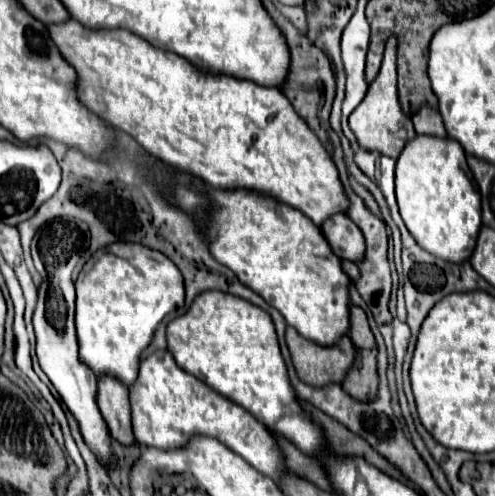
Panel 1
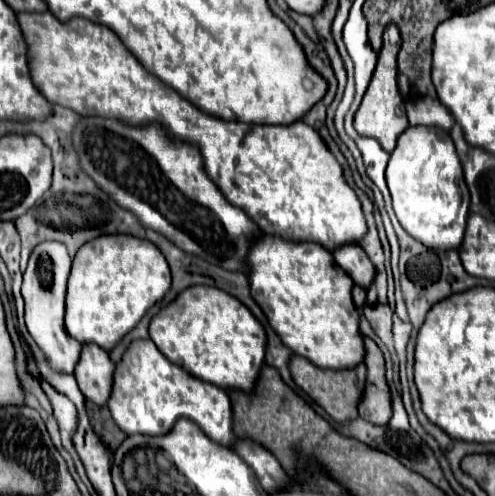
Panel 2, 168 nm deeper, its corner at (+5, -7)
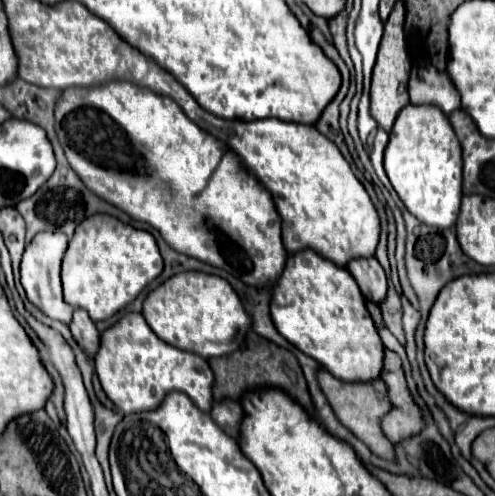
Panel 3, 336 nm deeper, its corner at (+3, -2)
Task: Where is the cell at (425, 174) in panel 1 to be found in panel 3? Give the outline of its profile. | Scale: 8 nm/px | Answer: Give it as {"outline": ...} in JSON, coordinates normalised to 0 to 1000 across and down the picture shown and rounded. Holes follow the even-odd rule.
{"outline":[[[824,210],[812,218],[788,266],[788,286],[776,302],[776,339],[808,403],[848,448],[861,448],[881,460],[909,460],[913,452],[921,452],[929,403],[933,403],[933,302],[905,246],[905,234],[893,230],[885,214]]]}

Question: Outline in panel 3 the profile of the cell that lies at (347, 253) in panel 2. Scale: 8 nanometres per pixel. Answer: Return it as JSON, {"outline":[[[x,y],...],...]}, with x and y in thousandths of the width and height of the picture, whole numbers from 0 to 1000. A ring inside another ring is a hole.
{"outline":[[[719,520],[703,532],[703,548],[723,569],[739,605],[756,613],[772,613],[784,589],[780,552],[760,520]]]}

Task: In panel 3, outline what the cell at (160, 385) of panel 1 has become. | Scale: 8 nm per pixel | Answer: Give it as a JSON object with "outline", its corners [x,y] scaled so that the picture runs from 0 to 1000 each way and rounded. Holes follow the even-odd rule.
{"outline":[[[279,629],[251,633],[230,657],[214,661],[202,673],[202,698],[190,730],[194,730],[194,754],[202,758],[202,774],[214,798],[251,835],[311,827],[327,810],[331,794],[347,786],[380,794],[404,827],[424,831],[432,754],[420,730],[412,730],[412,722],[392,710],[360,706],[327,690],[303,665],[291,637]]]}

